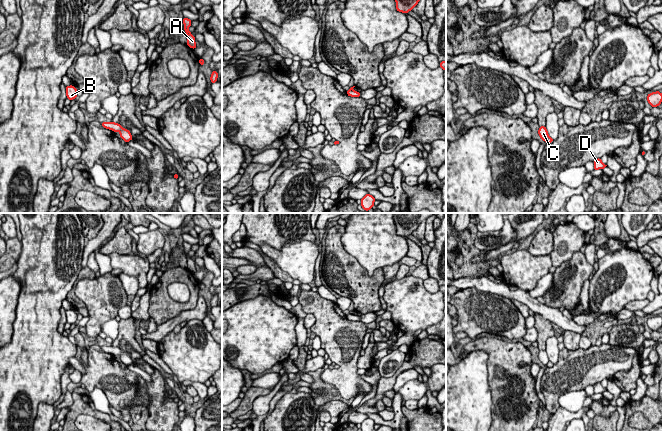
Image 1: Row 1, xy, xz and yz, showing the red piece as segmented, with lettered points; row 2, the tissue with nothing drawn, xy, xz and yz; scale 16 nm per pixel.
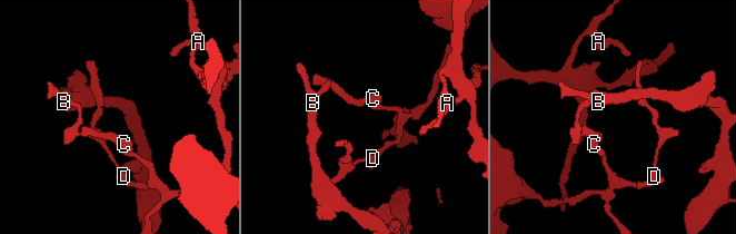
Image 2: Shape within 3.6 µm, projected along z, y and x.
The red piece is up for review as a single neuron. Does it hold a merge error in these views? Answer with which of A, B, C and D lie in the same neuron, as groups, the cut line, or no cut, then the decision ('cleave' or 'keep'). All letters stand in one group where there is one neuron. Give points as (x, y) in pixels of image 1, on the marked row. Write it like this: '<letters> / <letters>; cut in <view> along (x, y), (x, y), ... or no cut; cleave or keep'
A D / B C; cut in yz along (549, 137), (546, 141); cleave

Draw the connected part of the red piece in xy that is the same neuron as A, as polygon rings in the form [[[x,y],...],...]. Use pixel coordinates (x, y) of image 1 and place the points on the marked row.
[[[184,17],[183,23],[184,23],[184,30],[187,34],[187,45],[192,49],[195,49],[197,47],[195,43],[195,37],[191,34],[191,32],[188,31],[188,28],[191,26],[192,21]]]

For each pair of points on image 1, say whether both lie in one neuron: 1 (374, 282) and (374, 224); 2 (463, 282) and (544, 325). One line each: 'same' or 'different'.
1: different
2: different

